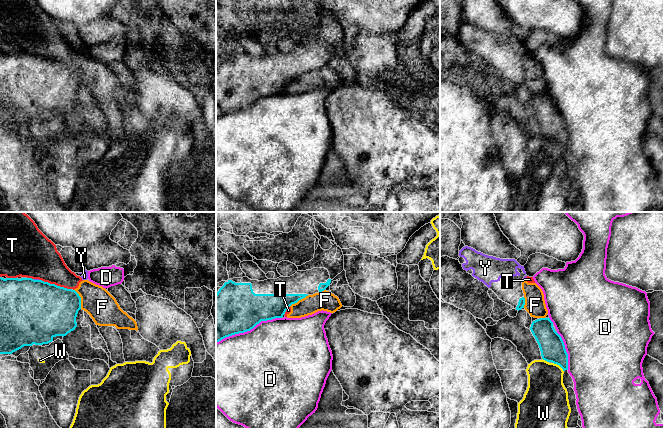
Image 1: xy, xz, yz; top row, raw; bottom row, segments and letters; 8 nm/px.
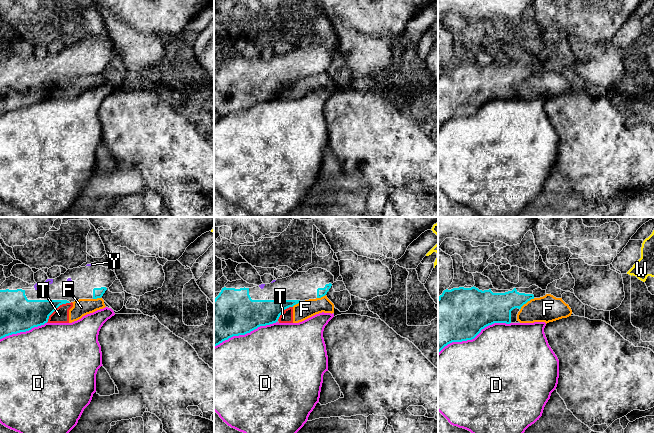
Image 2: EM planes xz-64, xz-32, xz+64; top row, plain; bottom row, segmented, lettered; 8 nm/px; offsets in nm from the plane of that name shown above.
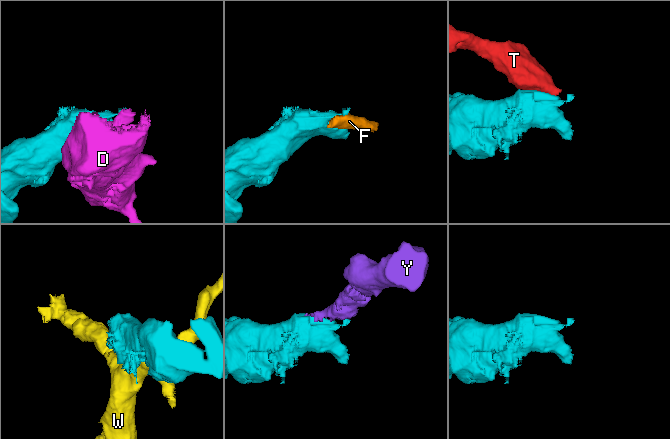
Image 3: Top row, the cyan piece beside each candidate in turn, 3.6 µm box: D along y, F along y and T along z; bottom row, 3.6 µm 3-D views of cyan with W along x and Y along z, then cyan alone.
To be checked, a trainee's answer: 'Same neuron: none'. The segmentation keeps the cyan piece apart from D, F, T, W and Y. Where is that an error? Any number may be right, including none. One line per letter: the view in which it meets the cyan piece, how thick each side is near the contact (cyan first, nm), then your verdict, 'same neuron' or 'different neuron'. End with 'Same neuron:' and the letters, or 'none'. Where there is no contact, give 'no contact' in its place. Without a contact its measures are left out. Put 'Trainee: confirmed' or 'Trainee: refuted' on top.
Trainee: refuted
D: meets cyan in xz; 380 nm thick on the cyan side, 500 nm on the other; different neuron
F: meets cyan in xy; 420 nm thick on the cyan side, 240 nm on the other; different neuron
T: meets cyan in xy; 480 nm thick on the cyan side, 340 nm on the other; different neuron
W: meets cyan in yz; 200 nm thick on the cyan side, 300 nm on the other; different neuron
Y: meets cyan in xy; 500 nm thick on the cyan side, 20 nm on the other; same neuron
Same neuron: Y

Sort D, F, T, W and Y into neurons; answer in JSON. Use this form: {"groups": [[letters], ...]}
{"groups": [["D"], ["F", "T"], ["W"], ["Y"]]}

